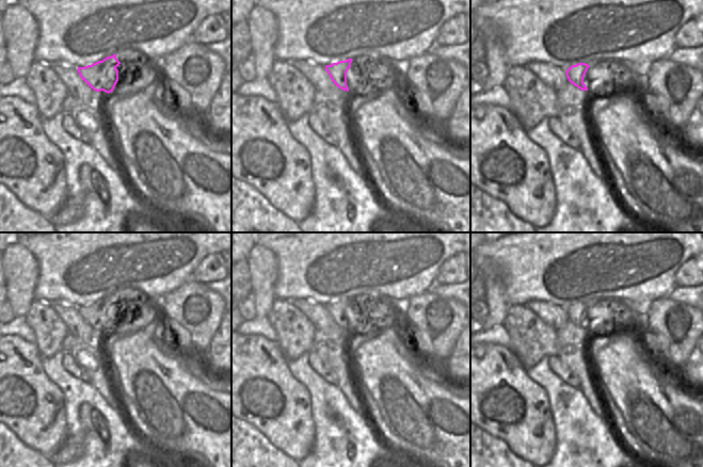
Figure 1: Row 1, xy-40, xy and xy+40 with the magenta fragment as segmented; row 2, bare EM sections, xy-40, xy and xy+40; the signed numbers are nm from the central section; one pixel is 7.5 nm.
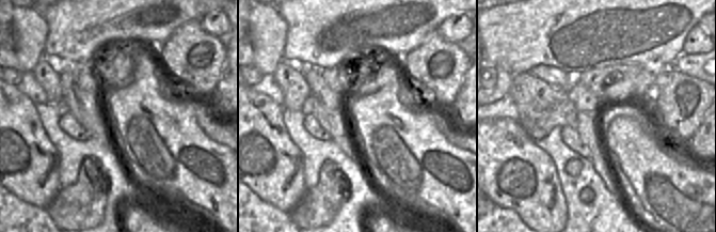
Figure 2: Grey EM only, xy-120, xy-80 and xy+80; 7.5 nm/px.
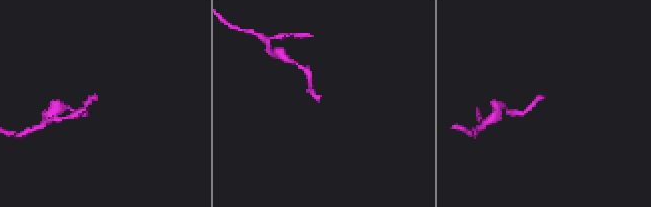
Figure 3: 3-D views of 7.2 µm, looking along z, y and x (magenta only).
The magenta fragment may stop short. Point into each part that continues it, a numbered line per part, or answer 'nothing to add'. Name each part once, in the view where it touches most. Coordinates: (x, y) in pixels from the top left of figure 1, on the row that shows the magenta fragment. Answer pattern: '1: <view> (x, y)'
1: xy (356, 68)

